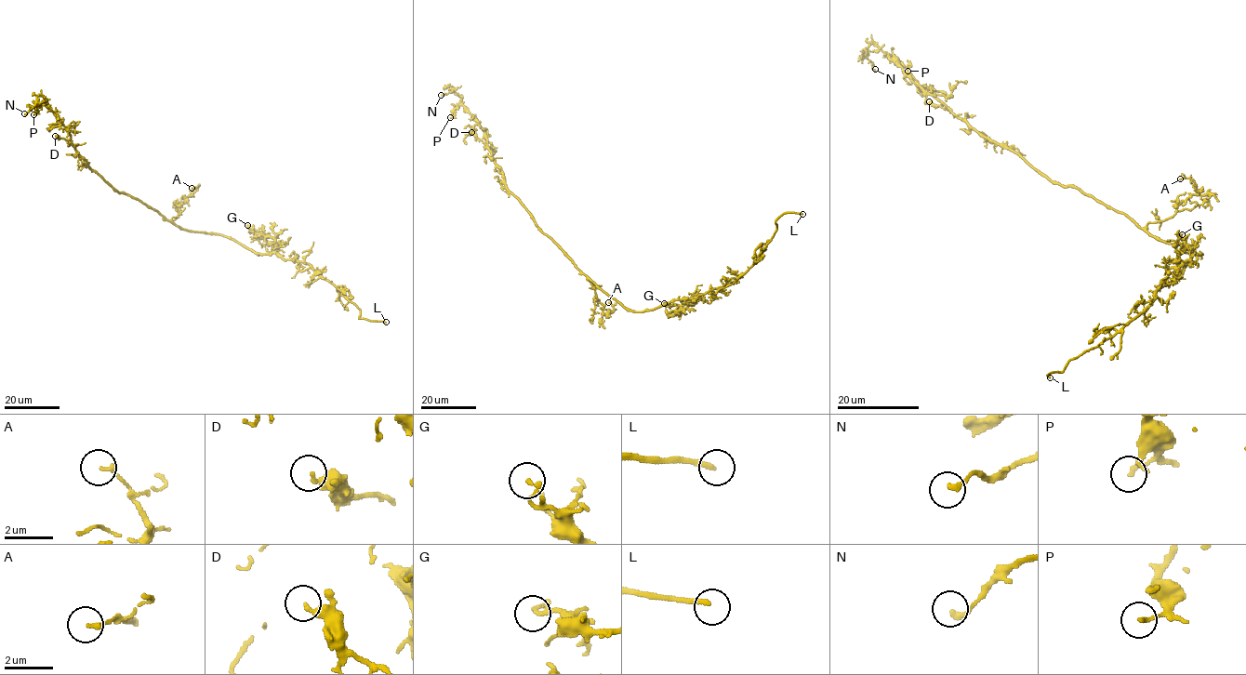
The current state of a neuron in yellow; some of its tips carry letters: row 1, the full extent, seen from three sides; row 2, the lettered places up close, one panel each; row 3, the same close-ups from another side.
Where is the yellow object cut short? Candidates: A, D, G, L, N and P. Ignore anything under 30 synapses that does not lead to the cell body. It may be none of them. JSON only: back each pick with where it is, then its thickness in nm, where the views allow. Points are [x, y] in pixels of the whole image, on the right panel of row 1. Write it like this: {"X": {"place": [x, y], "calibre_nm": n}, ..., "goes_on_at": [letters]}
{"L": {"place": [1050, 377], "calibre_nm": 190}, "goes_on_at": ["L"]}

